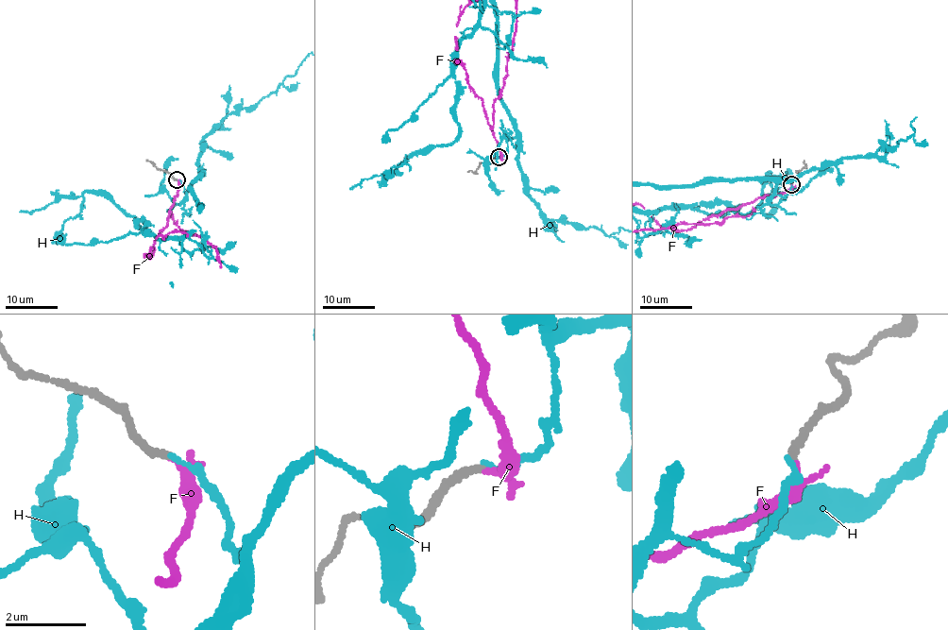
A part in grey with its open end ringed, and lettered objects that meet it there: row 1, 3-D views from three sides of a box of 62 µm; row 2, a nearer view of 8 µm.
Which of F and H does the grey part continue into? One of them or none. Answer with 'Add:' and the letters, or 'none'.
Add: F

